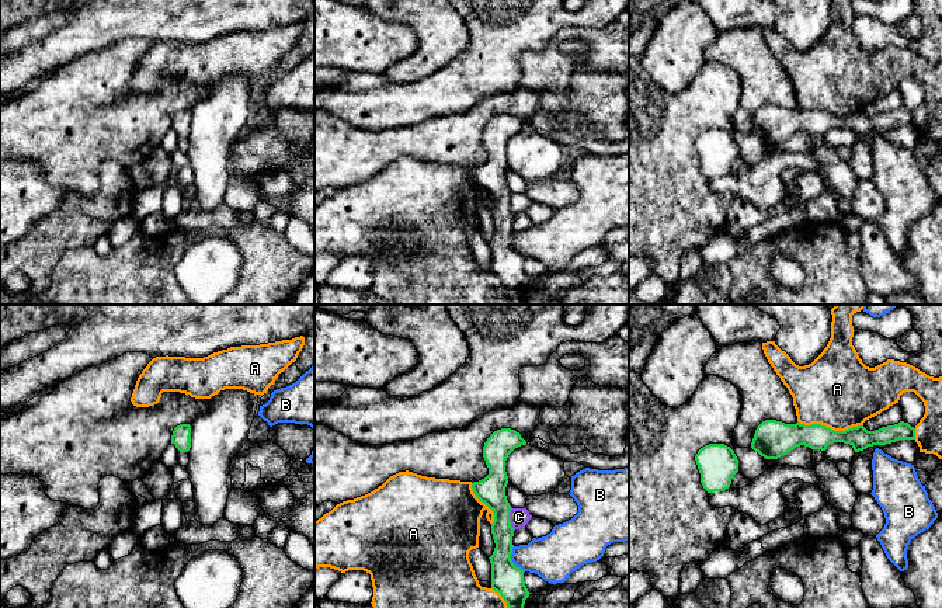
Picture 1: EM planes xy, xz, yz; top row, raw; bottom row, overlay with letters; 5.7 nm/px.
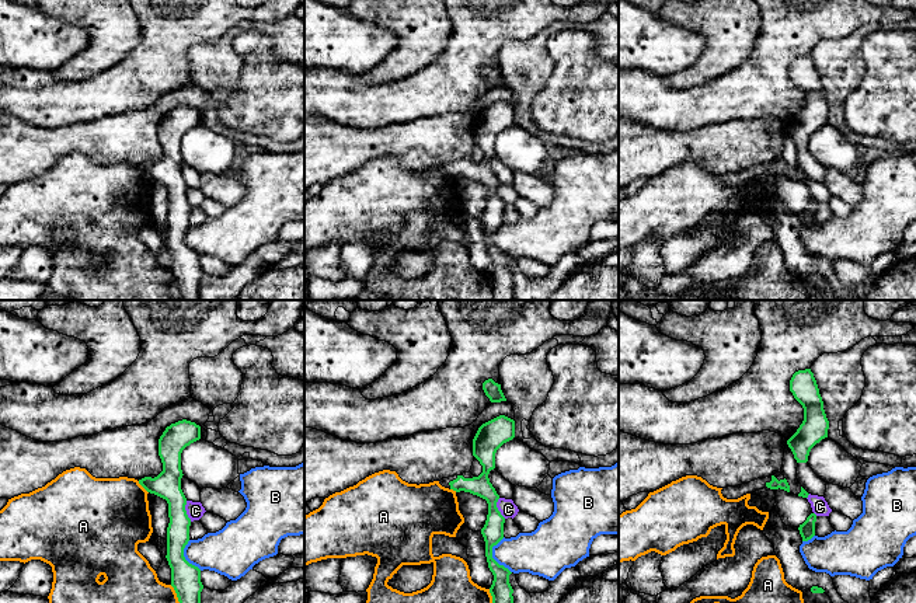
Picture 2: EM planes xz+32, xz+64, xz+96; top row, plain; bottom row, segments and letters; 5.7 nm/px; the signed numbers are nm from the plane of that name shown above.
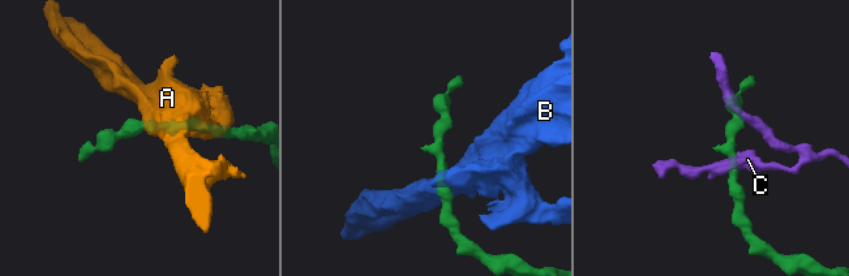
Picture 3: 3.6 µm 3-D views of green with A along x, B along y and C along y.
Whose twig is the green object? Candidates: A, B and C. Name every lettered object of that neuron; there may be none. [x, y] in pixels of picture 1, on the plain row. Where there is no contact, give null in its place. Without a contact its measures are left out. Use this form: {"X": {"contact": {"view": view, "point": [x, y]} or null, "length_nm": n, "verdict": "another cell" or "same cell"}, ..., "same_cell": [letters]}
{"A": {"contact": {"view": "yz", "point": [830, 114]}, "length_nm": 380, "verdict": "another cell"}, "B": {"contact": {"view": "xz", "point": [511, 246]}, "length_nm": 170, "verdict": "another cell"}, "C": {"contact": {"view": "xz", "point": [508, 204]}, "length_nm": 140, "verdict": "another cell"}, "same_cell": []}

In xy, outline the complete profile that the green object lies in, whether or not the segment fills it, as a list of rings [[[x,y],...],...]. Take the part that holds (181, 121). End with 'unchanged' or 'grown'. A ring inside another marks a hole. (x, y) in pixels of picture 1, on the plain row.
[[[177,111],[171,121],[171,129],[174,129],[180,138],[188,138],[191,133],[191,111]]]; unchanged

